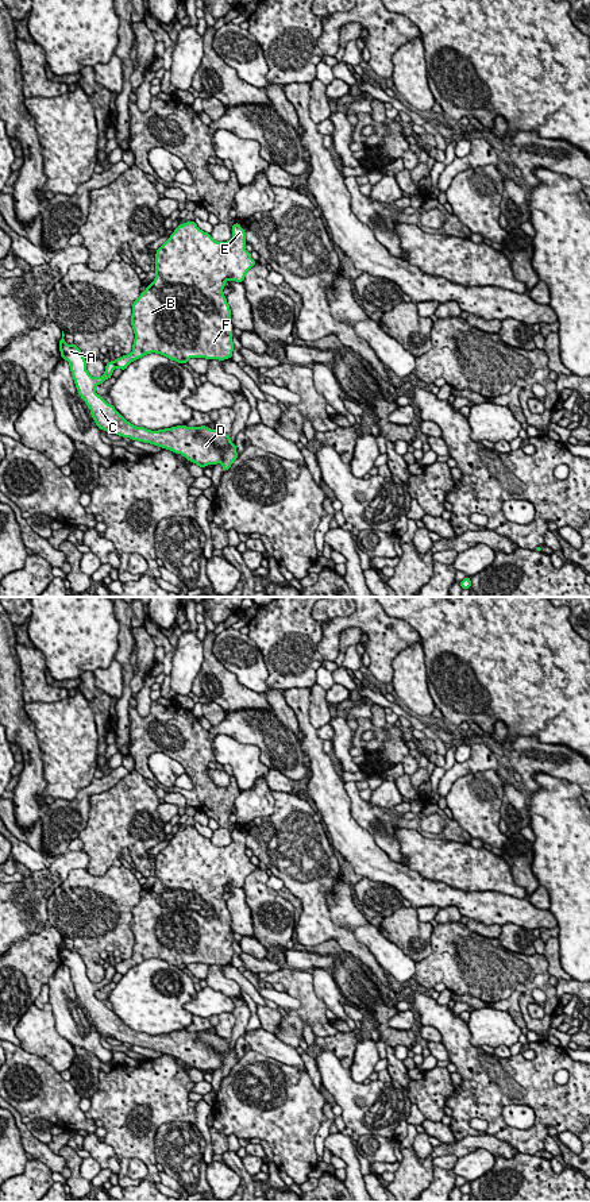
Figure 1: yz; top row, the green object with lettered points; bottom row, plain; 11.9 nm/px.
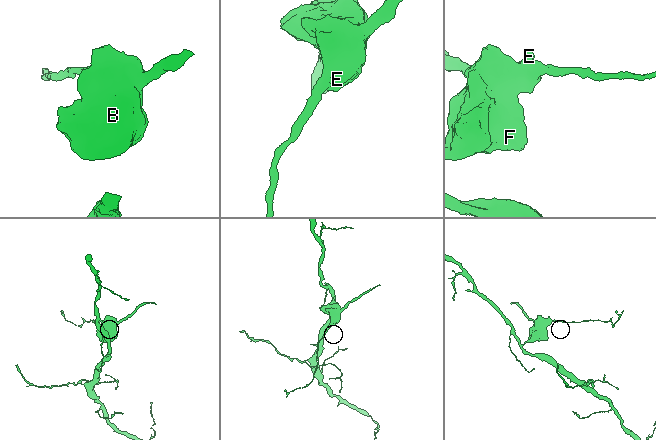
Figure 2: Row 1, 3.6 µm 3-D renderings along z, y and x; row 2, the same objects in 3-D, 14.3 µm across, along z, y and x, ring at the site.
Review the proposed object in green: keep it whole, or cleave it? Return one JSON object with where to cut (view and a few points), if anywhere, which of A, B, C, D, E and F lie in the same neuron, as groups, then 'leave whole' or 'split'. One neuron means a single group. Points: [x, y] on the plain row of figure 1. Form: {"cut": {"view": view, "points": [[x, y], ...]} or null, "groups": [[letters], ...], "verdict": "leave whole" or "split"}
{"cut": {"view": "yz", "points": [[114, 966], [116, 971]]}, "groups": [["A", "C", "D"], ["B", "E", "F"]], "verdict": "split"}

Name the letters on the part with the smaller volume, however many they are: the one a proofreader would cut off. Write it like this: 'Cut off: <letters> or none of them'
Cut off: B, E, F

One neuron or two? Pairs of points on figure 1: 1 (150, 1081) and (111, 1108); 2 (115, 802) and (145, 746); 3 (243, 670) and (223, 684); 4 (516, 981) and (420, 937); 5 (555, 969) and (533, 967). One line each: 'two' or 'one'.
1: one
2: two
3: two
4: two
5: two

